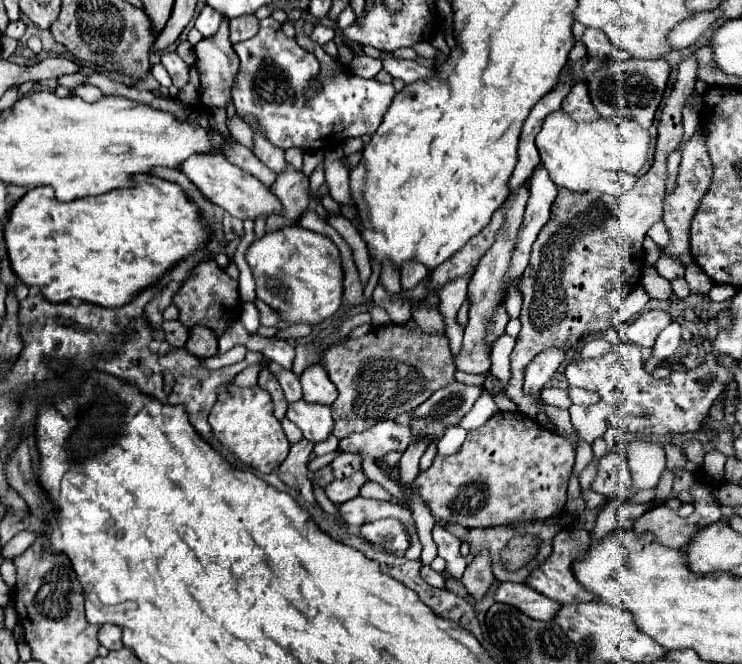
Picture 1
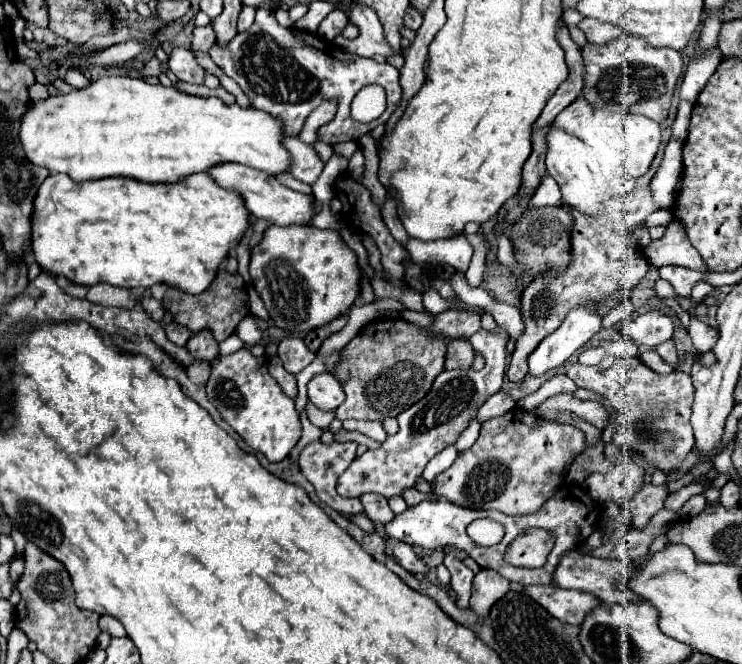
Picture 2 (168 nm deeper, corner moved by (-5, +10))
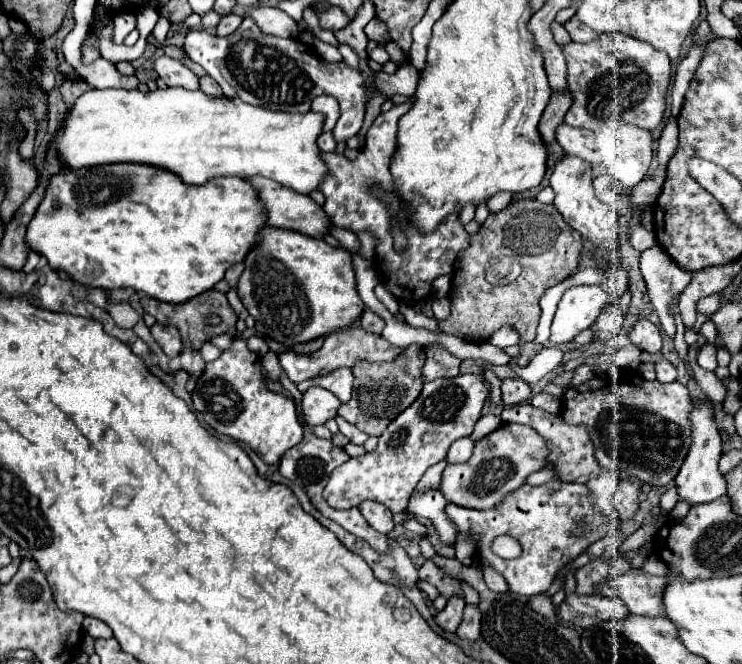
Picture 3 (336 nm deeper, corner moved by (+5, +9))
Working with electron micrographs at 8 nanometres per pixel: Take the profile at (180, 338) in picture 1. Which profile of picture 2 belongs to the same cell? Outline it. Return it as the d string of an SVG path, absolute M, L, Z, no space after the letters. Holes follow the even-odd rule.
M171 322L171 324L165 326L165 334L177 346L185 346L187 340L189 340L189 336L191 336L191 332L187 332L187 328L183 328L181 324L175 324L175 322Z

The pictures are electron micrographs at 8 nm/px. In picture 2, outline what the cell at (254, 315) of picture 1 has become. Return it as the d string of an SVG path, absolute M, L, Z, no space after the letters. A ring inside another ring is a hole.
M245 316L245 320L237 326L235 334L243 340L245 346L255 346L261 342L261 330L257 328L253 316Z

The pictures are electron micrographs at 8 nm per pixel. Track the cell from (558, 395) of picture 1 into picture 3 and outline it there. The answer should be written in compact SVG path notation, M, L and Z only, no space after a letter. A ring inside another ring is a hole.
M529 403L523 405L511 405L511 407L503 407L501 411L501 419L509 421L509 423L523 423L533 427L539 435L543 435L549 443L549 459L547 465L553 465L559 471L561 481L569 481L569 483L587 483L589 479L597 477L601 473L601 467L597 465L595 457L593 457L593 443L589 441L589 433L583 425L565 425L565 421L561 421L561 415L537 409Z

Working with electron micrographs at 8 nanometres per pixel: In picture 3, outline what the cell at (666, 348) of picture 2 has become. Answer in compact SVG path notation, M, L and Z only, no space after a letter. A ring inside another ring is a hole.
M661 359L659 363L655 363L655 371L657 371L657 381L661 383L671 383L677 379L677 371L667 359Z

